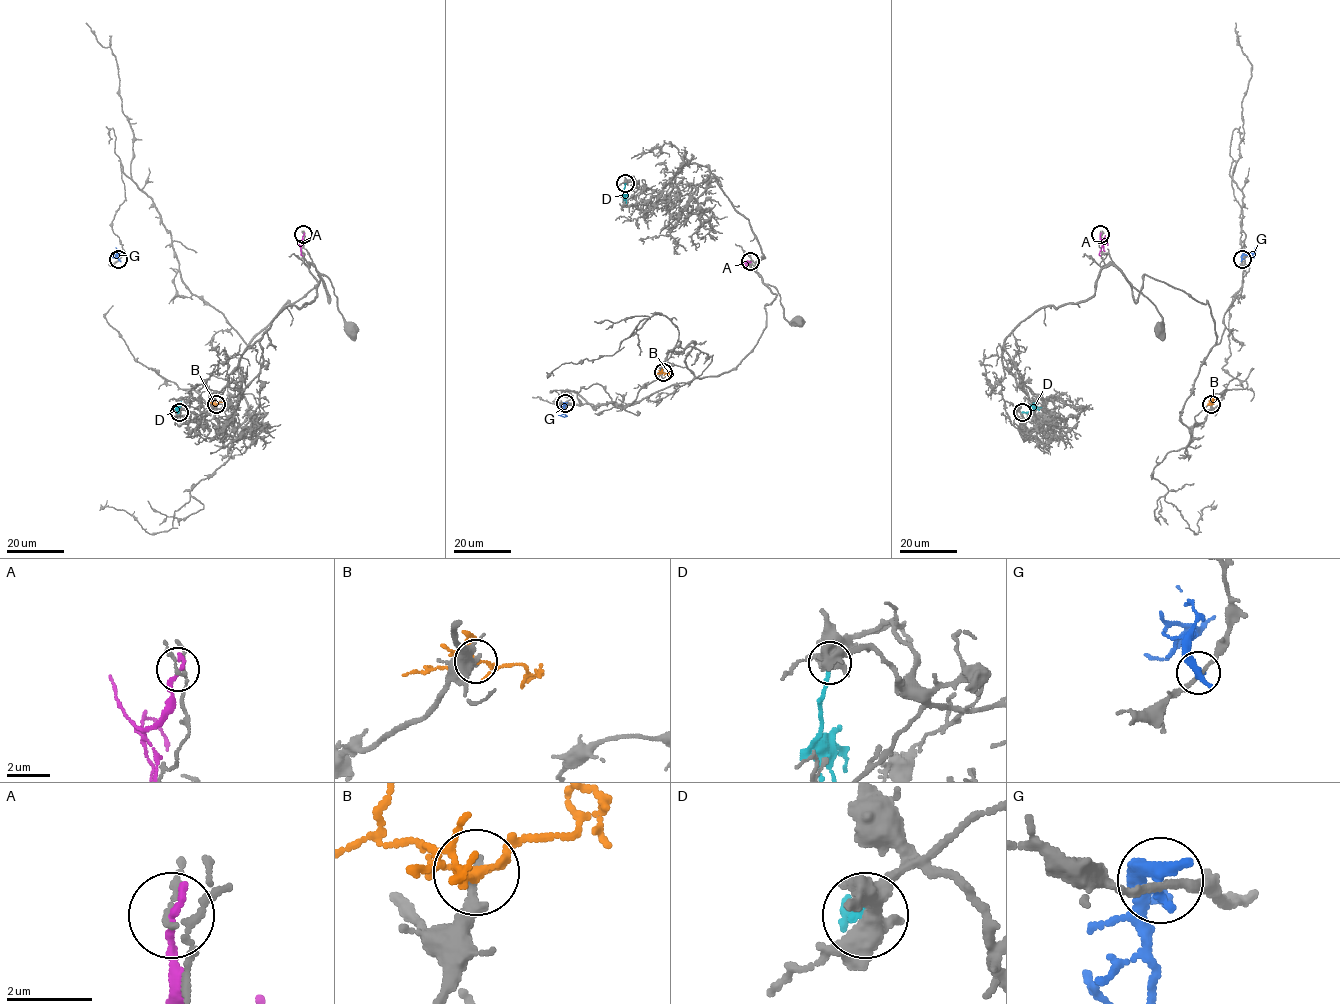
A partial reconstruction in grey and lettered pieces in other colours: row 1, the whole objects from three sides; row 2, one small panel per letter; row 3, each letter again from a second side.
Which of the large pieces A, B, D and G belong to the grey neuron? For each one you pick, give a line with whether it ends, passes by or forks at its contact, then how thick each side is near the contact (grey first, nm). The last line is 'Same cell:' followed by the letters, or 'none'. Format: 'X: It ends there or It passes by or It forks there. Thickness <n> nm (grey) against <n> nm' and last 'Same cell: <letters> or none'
Same cell: none

